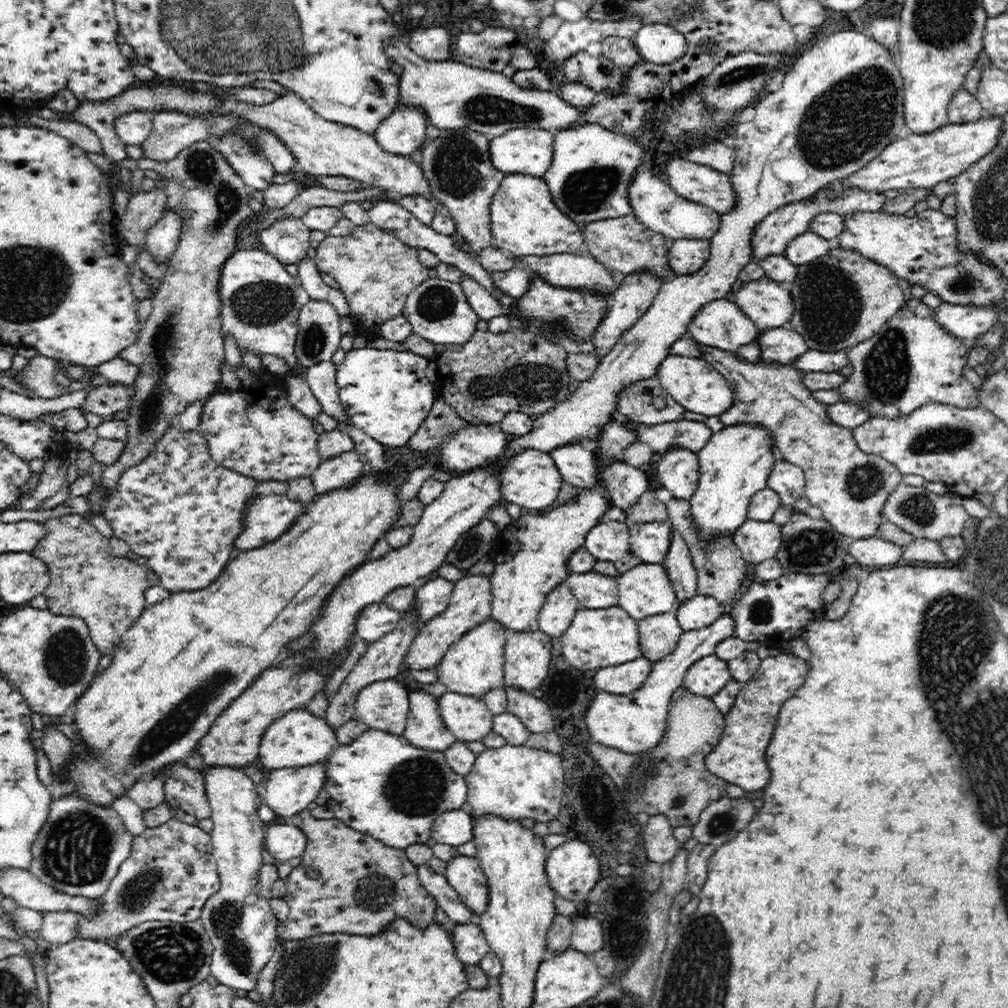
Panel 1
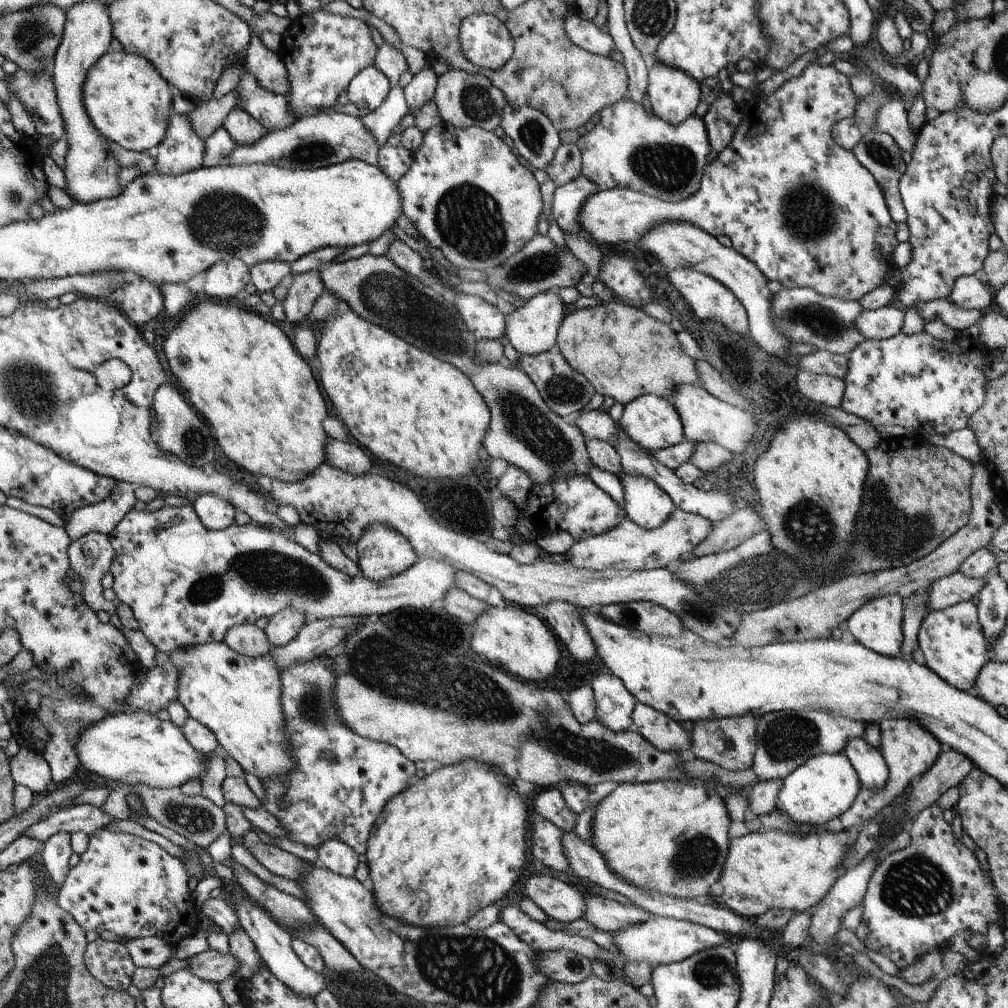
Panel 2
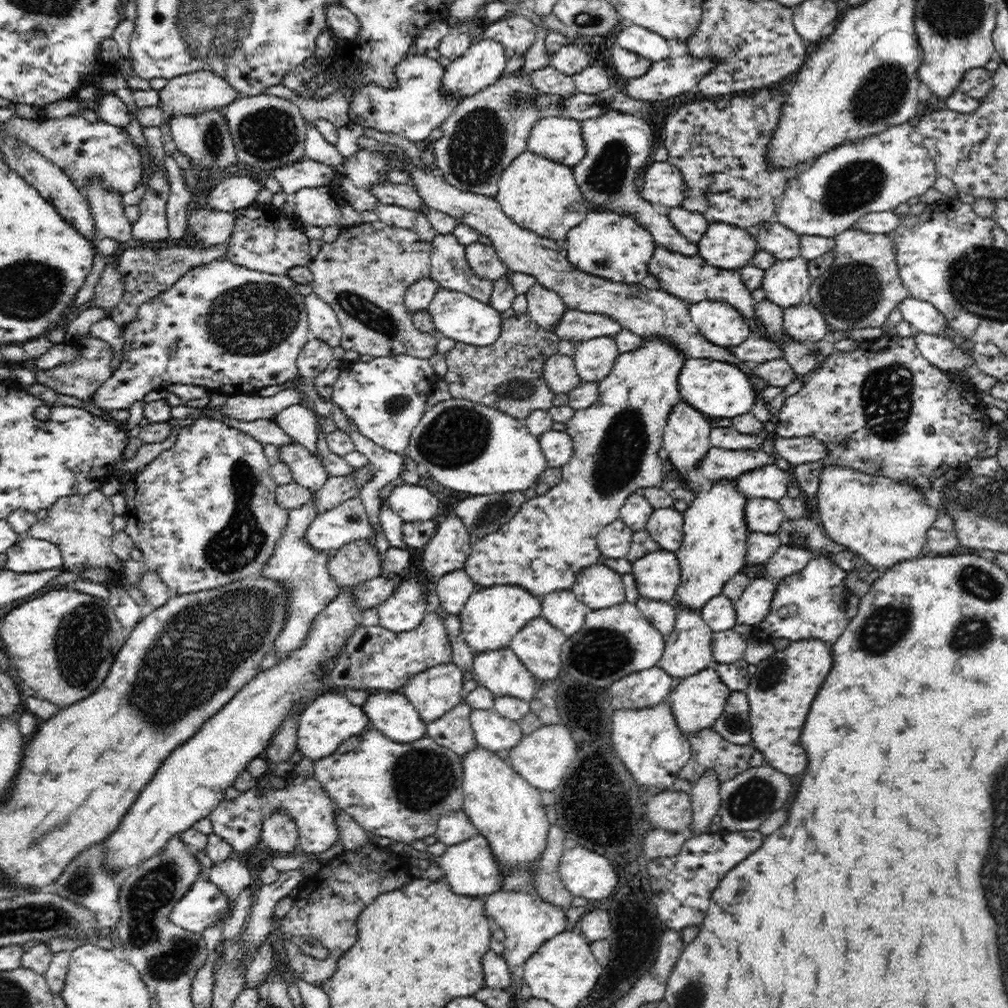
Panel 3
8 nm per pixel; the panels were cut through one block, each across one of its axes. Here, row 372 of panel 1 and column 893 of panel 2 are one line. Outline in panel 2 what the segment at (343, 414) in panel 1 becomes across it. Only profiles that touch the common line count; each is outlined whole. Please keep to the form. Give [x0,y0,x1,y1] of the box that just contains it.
[856,302,905,339]

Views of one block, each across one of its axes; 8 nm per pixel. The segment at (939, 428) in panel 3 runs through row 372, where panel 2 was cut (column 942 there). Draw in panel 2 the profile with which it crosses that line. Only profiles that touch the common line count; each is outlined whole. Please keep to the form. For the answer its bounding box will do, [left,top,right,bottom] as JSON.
[861,801,1007,971]

